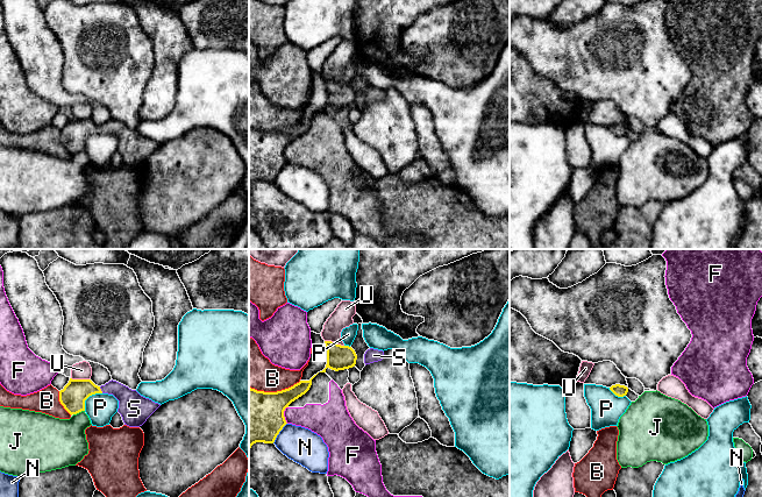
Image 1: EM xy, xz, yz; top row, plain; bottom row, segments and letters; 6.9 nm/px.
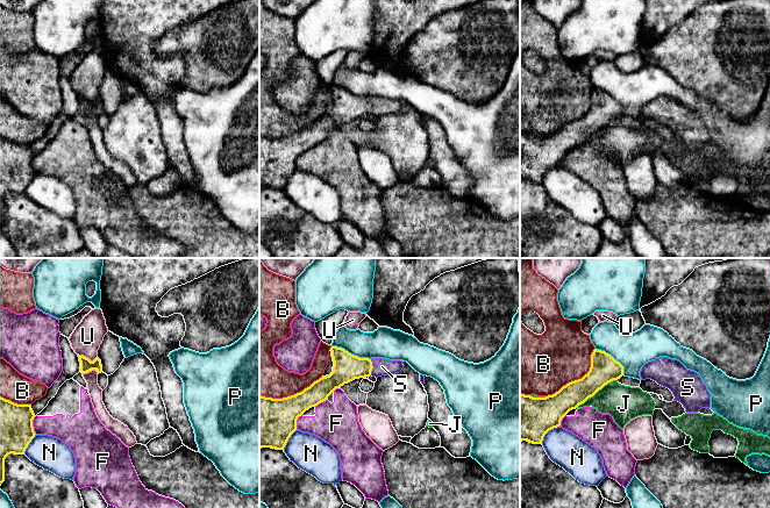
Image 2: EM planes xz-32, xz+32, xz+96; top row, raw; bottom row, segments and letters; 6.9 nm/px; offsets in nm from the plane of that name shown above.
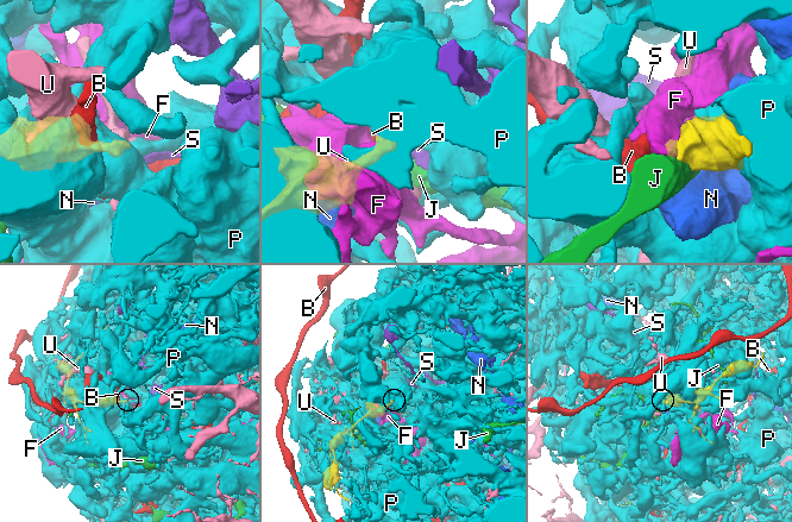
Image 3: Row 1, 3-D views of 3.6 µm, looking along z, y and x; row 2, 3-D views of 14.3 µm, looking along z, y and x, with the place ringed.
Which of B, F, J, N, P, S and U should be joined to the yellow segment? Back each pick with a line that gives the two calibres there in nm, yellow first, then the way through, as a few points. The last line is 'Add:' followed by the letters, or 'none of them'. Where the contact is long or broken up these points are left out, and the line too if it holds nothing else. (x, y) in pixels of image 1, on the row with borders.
S: Thickness 180 nm (yellow) against 190 nm. Path across: xy (72, 397), (79, 390), (100, 390), (115, 389), (132, 405)
Add: S

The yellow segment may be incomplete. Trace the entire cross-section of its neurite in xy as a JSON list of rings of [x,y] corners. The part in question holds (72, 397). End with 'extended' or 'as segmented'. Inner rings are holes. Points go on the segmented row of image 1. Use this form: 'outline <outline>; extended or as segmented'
outline [[[72,379],[59,391],[59,402],[72,416],[85,411],[85,400],[95,393],[113,395],[119,400],[117,412],[124,425],[140,427],[161,406],[149,398],[141,396],[136,390],[116,382],[109,381],[98,386],[91,379]]]; extended

